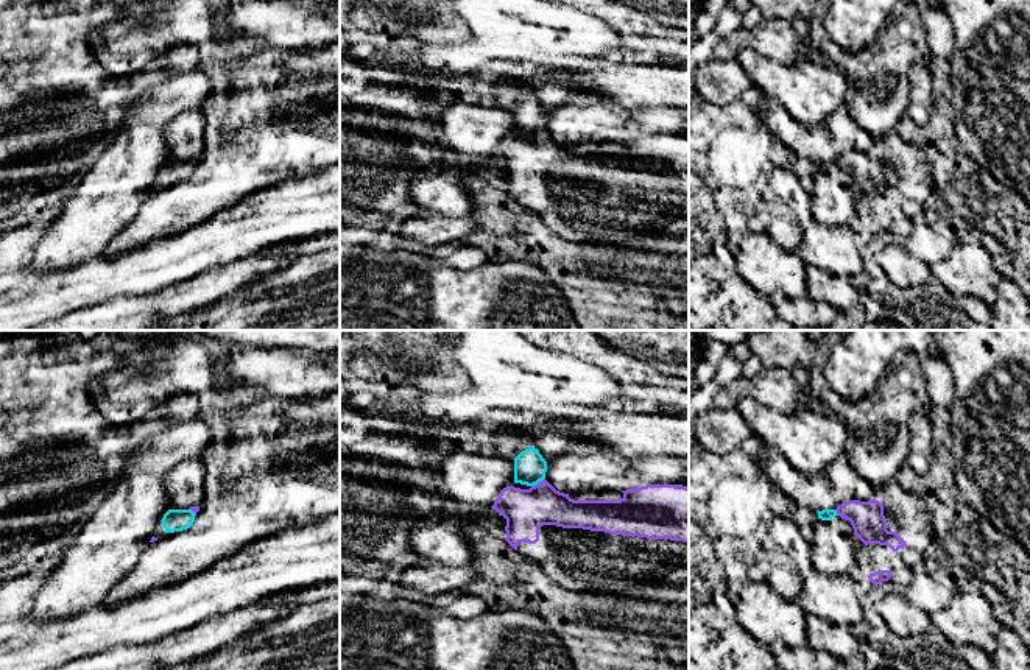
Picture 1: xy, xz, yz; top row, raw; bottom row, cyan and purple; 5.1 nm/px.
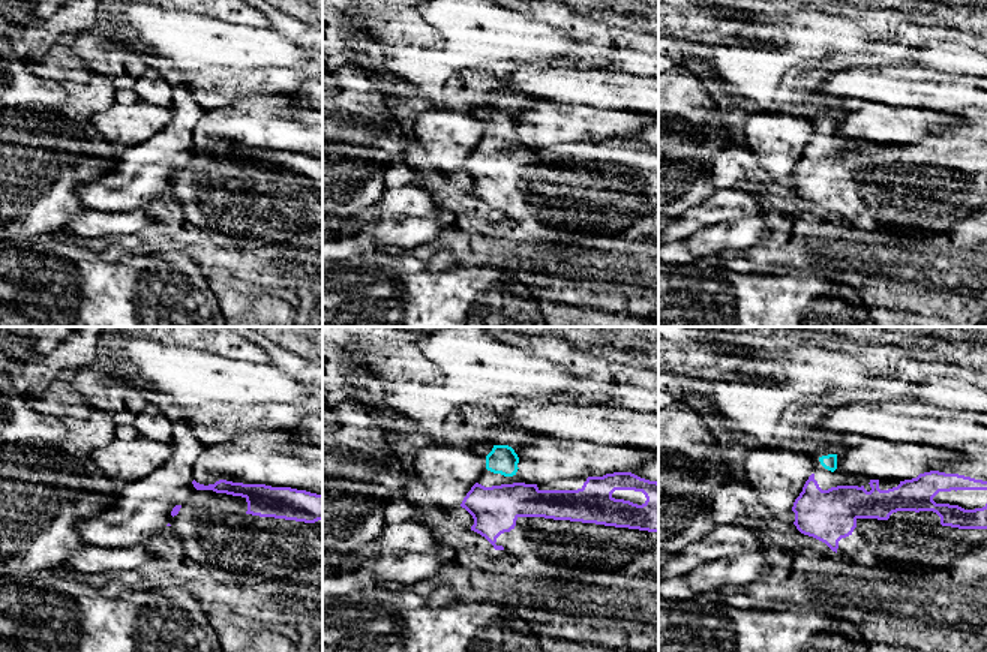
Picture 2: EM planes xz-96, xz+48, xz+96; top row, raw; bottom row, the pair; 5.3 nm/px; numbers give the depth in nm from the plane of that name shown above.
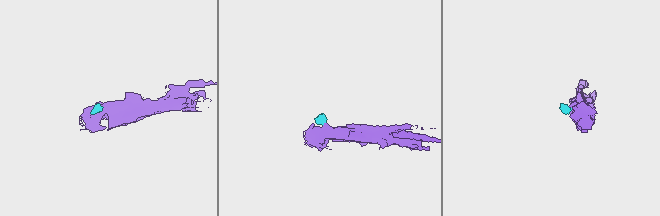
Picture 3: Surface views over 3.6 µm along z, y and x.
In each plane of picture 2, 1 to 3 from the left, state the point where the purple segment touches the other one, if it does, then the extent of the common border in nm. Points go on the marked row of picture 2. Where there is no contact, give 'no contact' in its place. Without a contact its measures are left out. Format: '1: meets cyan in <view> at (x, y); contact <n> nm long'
1: no contact
2: no contact
3: no contact

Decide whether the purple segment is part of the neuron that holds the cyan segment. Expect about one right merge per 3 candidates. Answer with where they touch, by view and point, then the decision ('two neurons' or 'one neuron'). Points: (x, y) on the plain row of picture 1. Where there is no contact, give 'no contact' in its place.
contact xz (538, 133); one neuron

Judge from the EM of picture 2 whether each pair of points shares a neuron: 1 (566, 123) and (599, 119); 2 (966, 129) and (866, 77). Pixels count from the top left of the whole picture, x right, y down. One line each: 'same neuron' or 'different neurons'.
1: same neuron
2: different neurons

